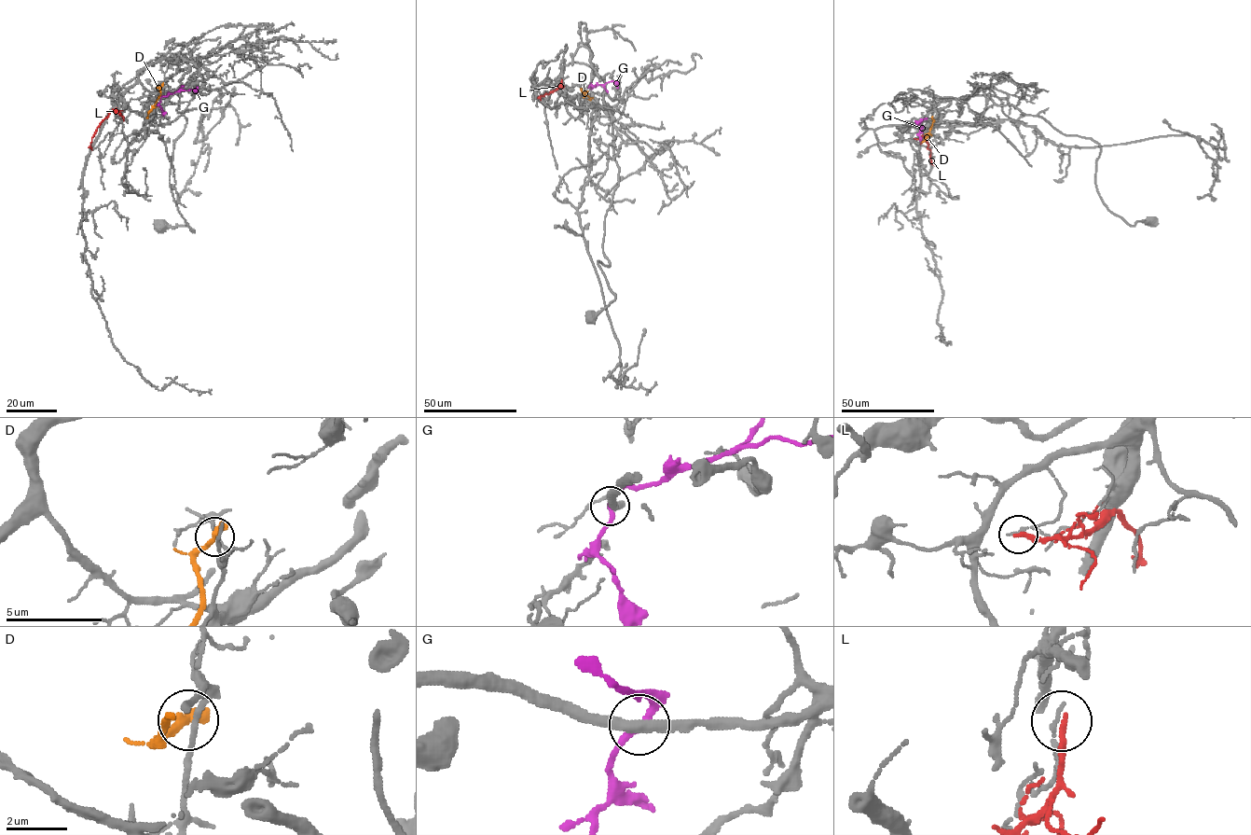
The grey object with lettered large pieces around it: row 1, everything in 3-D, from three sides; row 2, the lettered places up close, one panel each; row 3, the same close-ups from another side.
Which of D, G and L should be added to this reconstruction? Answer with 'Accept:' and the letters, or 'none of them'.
Accept: none of them

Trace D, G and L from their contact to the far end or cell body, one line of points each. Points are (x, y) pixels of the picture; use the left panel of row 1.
D: (162, 85), (160, 95), (146, 118)
G: (160, 99), (182, 90), (196, 90), (197, 87)
L: (120, 113), (113, 110), (99, 126), (92, 137), (92, 149)

